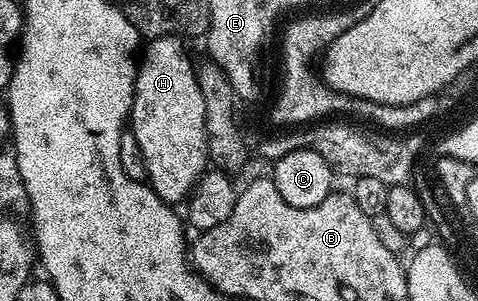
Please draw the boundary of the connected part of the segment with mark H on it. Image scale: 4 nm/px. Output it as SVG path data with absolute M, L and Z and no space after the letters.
M167 35L166 37L151 40L151 42L147 44L148 48L146 48L145 51L143 48L136 69L136 88L130 100L130 129L138 141L138 149L142 149L142 161L146 165L146 173L148 174L146 180L147 186L150 188L150 191L150 186L152 186L152 191L156 194L153 196L155 196L159 202L169 205L176 205L175 203L183 204L185 200L187 200L188 196L192 193L192 186L200 180L200 176L204 174L210 163L208 138L206 137L206 105L202 101L202 91L198 89L198 79L196 77L197 68L194 66L194 63L192 67L191 61L188 60L188 55L184 52L184 43L185 40L183 38Z

